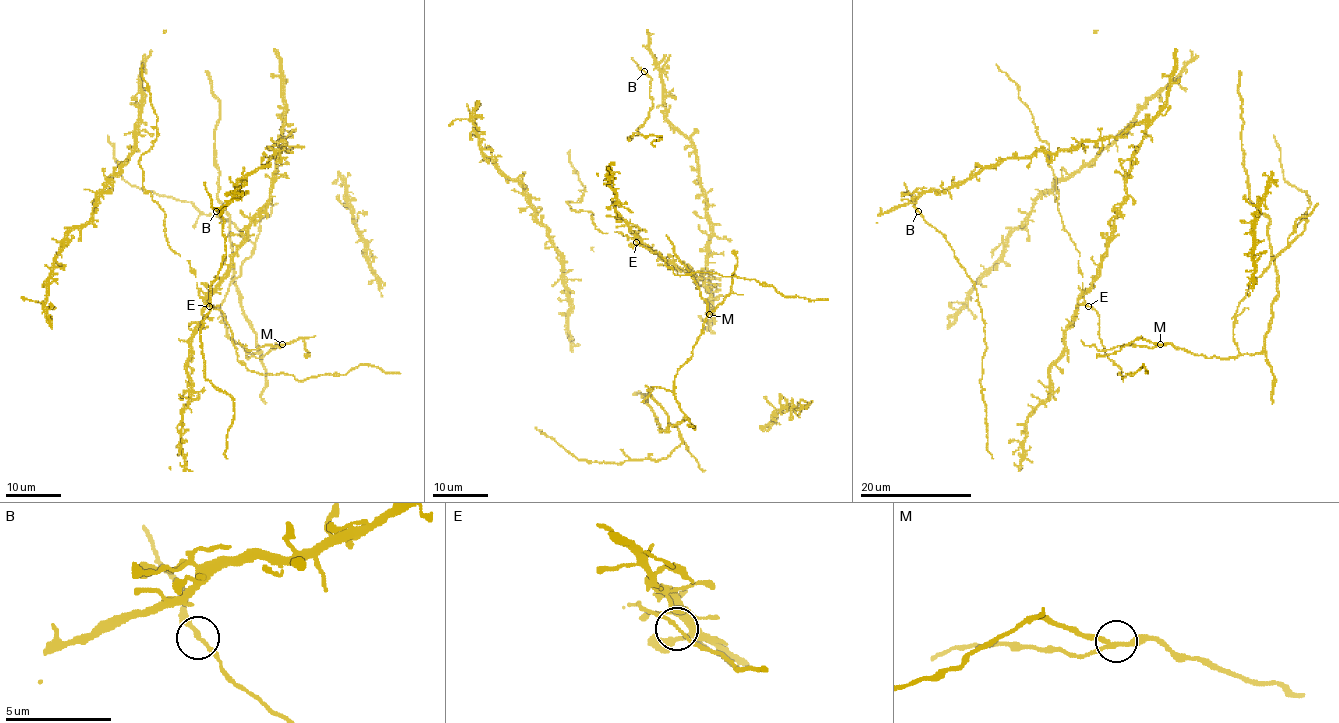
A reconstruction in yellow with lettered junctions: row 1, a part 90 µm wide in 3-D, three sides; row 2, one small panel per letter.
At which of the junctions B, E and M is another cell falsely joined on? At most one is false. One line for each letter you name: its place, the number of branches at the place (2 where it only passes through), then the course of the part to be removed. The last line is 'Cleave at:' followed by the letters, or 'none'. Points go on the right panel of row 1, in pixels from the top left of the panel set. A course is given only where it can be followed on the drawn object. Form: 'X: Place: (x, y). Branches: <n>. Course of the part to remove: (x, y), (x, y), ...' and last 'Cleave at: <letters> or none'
Cleave at: none

